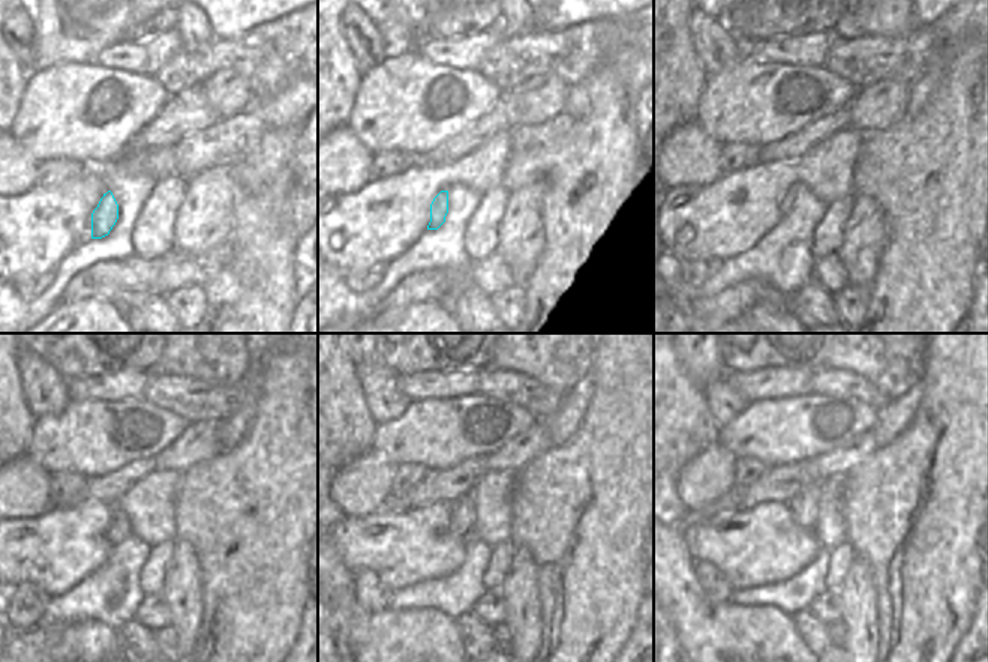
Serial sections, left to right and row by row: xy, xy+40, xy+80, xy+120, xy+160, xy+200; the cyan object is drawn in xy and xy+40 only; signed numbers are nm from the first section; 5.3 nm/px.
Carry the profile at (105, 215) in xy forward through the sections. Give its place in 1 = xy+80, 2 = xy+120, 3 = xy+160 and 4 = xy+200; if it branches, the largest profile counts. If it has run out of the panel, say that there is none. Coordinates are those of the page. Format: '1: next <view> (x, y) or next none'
1: next xy+80 (787, 197)
2: next xy+120 (119, 529)
3: next xy+160 (462, 509)
4: next xy+200 (804, 506)

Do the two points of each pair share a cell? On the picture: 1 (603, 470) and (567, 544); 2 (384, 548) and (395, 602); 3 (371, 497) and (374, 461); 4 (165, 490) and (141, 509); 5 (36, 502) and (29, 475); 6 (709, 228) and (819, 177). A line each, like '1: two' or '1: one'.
1: one
2: two
3: one
4: one
5: one
6: one

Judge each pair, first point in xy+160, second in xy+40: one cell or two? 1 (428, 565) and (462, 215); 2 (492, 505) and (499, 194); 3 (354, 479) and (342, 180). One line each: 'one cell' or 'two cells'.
1: two cells
2: two cells
3: one cell

